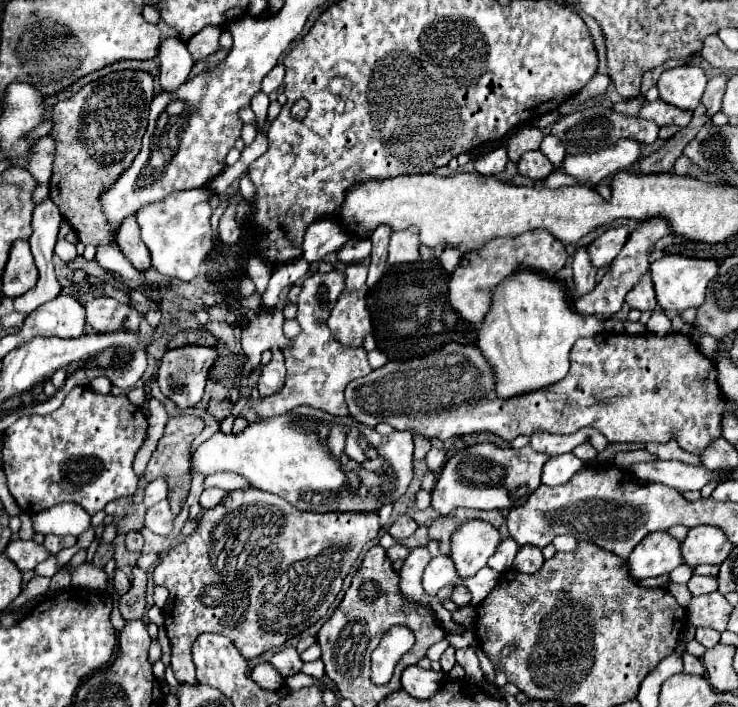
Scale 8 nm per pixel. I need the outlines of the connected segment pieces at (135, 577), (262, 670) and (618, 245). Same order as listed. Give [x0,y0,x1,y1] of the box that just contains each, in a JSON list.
[[118,567,148,619],[250,661,284,691],[588,227,628,269]]

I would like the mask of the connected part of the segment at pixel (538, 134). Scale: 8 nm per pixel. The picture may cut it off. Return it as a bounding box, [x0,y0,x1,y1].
[508,127,544,163]

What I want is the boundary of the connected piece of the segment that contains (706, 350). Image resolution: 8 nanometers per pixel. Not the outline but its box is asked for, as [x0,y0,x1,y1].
[700,333,718,358]

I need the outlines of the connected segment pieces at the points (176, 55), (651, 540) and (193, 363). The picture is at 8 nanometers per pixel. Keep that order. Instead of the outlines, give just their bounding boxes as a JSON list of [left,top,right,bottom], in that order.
[[160,39,194,91],[628,531,680,581],[158,345,218,409]]

